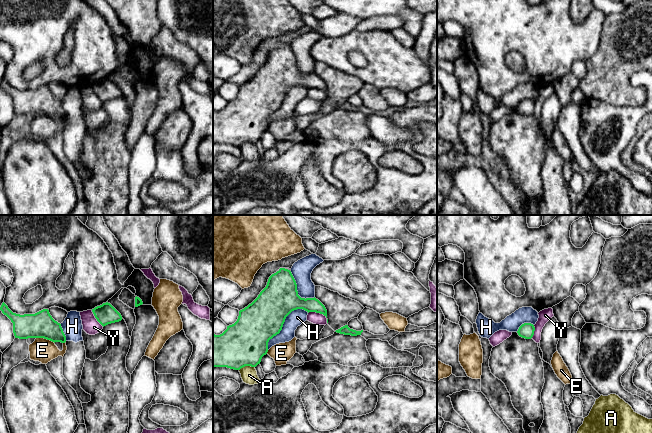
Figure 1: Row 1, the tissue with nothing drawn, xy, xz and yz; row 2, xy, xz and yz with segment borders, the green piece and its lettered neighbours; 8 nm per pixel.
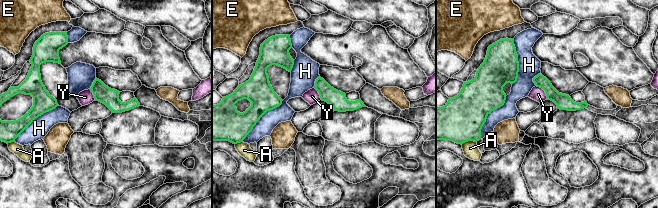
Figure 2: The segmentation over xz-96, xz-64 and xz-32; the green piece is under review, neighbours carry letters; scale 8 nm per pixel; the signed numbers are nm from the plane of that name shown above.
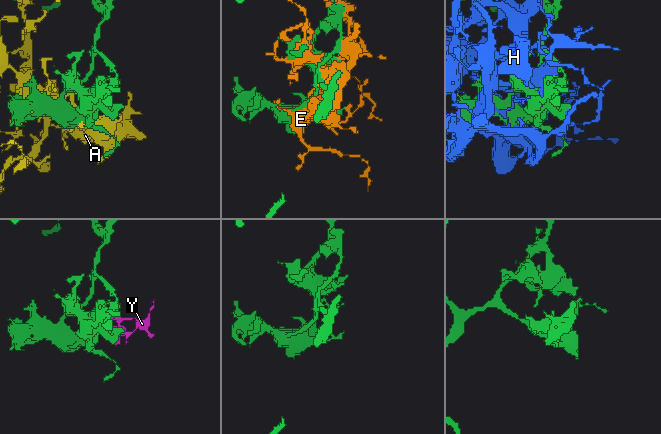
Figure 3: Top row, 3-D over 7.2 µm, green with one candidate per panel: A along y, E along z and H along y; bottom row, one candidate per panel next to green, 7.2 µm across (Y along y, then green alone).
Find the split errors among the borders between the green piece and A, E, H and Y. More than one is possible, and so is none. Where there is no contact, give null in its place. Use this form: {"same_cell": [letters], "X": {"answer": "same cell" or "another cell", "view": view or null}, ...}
{"same_cell": [], "A": {"answer": "another cell", "view": "xz"}, "E": {"answer": "another cell", "view": "xy"}, "H": {"answer": "another cell", "view": "xz"}, "Y": {"answer": "another cell", "view": "xz"}}

